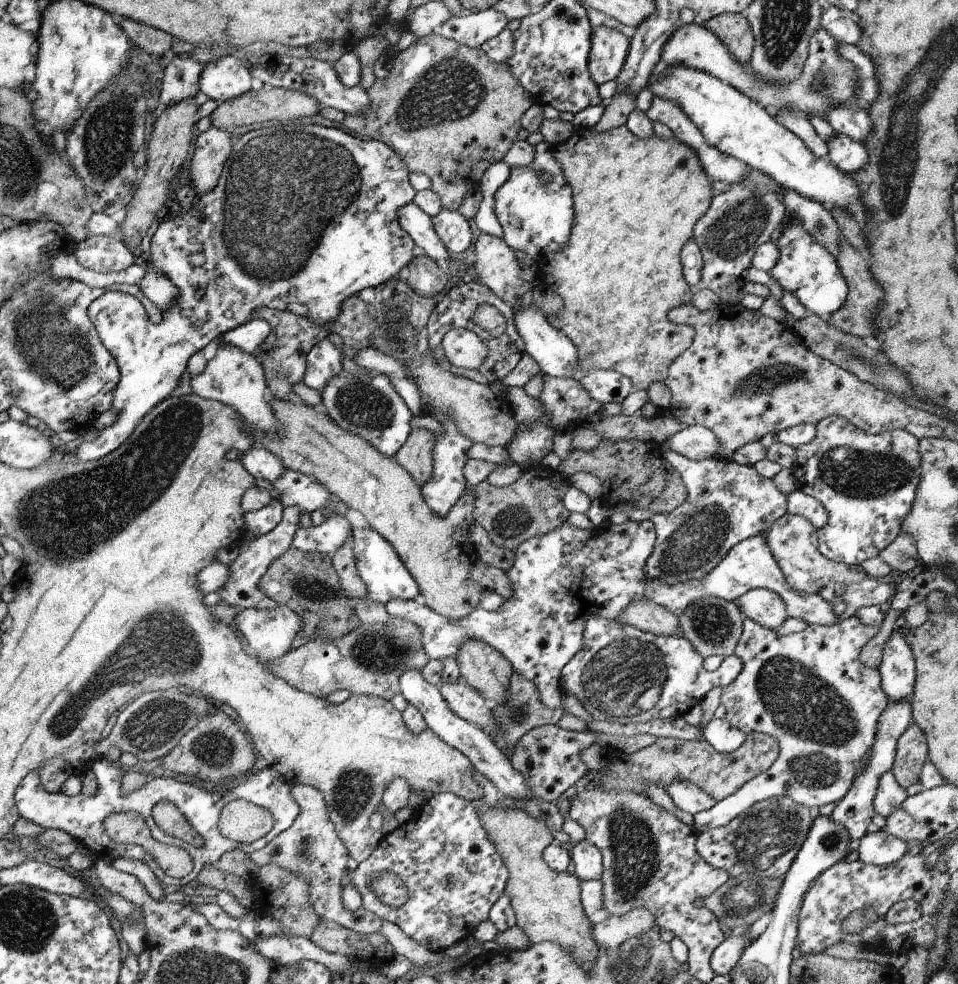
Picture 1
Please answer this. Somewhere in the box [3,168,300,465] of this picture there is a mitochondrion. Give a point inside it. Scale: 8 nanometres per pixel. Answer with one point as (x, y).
(56, 347)

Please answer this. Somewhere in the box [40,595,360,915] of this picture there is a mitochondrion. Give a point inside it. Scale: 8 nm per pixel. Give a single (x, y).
(158, 644)

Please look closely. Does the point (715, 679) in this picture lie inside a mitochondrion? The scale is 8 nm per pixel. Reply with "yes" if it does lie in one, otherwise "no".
no

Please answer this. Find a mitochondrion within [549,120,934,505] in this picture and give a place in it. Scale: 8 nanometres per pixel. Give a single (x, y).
(733, 235)

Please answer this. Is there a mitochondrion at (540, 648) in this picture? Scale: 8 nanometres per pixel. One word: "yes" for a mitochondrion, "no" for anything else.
no

